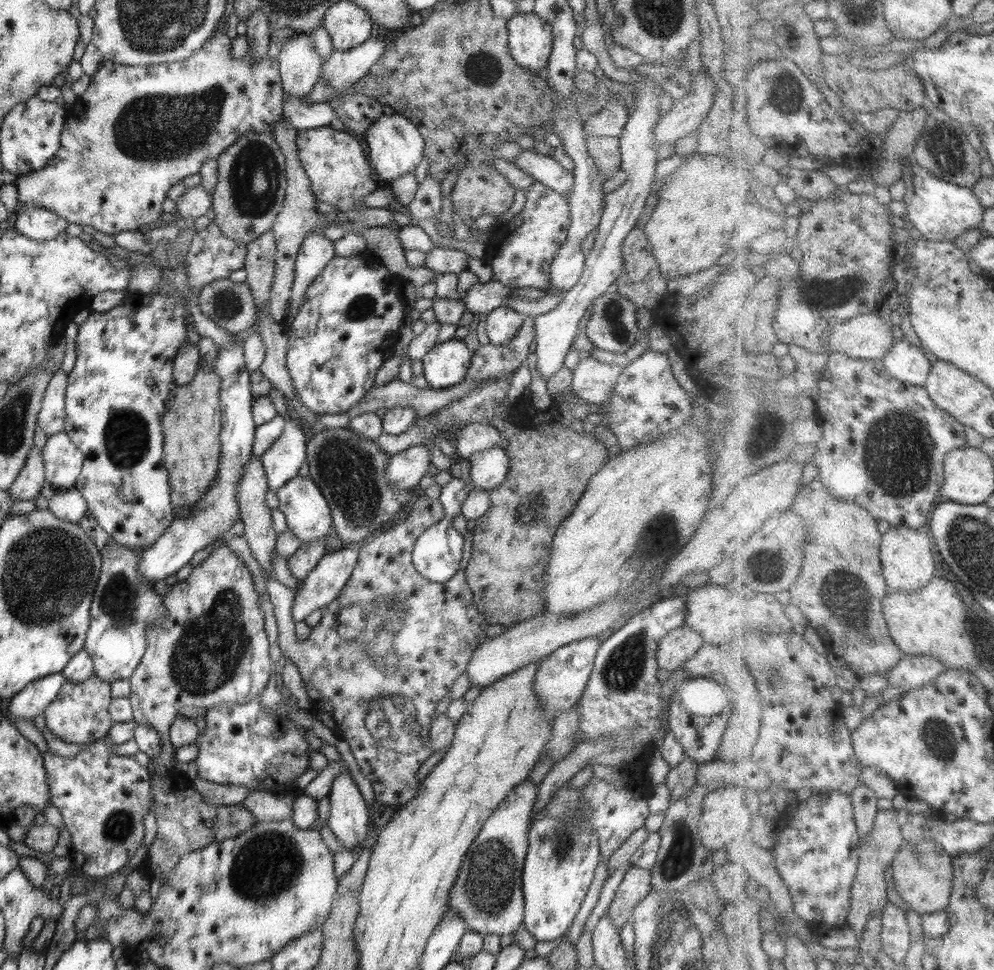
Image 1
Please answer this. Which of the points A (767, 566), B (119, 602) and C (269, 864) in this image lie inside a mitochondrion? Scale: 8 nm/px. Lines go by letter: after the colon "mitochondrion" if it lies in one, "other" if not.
A: mitochondrion
B: mitochondrion
C: mitochondrion

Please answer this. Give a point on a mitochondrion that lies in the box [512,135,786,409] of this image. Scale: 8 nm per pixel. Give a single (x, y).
(613, 314)

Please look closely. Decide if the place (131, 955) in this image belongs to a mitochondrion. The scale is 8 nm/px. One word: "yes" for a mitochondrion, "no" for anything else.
no

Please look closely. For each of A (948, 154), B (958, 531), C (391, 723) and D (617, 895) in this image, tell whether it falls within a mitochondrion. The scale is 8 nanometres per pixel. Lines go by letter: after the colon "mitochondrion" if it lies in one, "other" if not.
A: mitochondrion
B: mitochondrion
C: mitochondrion
D: other

